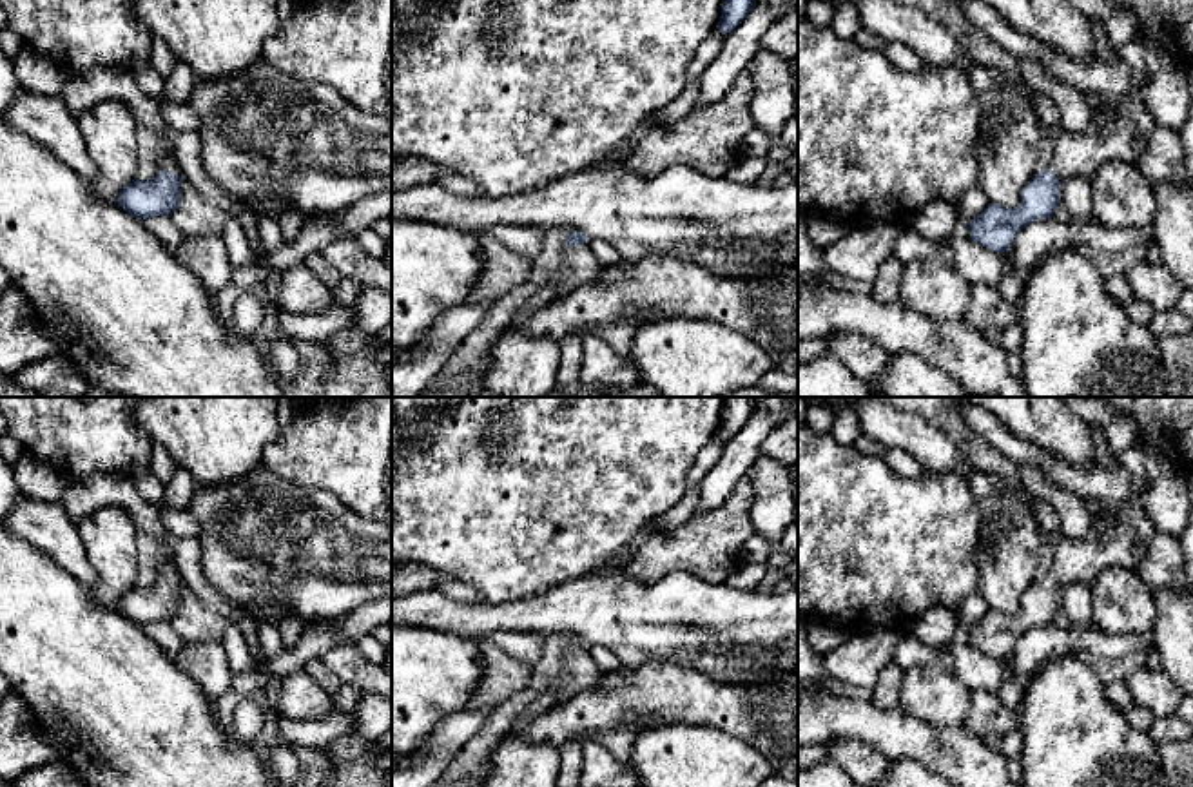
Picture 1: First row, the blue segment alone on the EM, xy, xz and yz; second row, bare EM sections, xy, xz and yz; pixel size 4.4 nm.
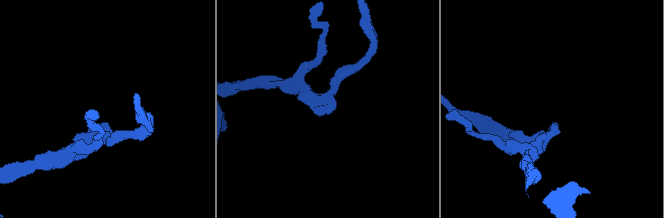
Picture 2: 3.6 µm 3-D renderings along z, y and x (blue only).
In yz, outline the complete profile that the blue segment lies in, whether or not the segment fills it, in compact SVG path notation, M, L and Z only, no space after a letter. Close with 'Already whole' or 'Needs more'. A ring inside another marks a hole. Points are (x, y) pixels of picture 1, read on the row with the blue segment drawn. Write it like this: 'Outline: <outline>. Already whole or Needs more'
Outline: M1135 87L1119 98L1115 109L1093 111L1091 121L1082 132L1073 134L1062 129L1055 140L1050 167L1039 170L1024 185L1015 209L988 203L975 219L968 221L972 241L1004 254L1021 228L1053 216L1062 183L1077 178L1091 180L1108 161L1139 165L1151 131L1151 116Z. Needs more

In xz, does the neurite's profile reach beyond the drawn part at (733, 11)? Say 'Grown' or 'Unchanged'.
Unchanged

